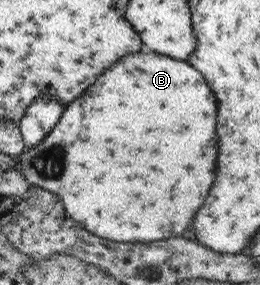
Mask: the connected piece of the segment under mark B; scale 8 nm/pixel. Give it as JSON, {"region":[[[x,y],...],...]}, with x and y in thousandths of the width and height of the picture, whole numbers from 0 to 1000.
{"region":[[[550,179],[558,186],[512,186],[488,200],[465,200],[419,242],[404,242],[350,291],[350,305],[335,305],[312,337],[246,375],[242,400],[181,484],[165,488],[158,502],[142,502],[135,516],[92,519],[73,540],[77,579],[69,586],[77,586],[81,611],[104,642],[204,674],[227,695],[258,761],[273,761],[288,782],[312,789],[315,804],[373,832],[442,849],[592,853],[696,825],[727,796],[750,740],[781,712],[781,691],[796,691],[796,663],[812,656],[812,635],[827,628],[827,544],[835,544],[827,432],[835,425],[827,425],[827,340],[819,340],[819,326],[788,298],[781,270],[735,228],[719,228],[704,214],[650,207],[650,200],[596,182]]]}

